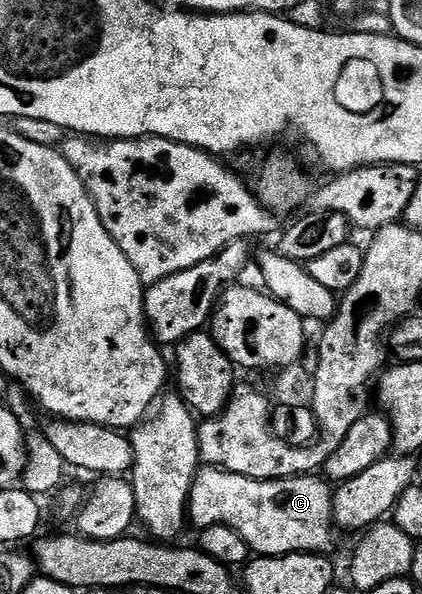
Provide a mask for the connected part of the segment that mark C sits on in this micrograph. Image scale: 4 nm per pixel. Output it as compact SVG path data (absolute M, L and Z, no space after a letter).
M205 466L196 472L192 498L188 500L190 523L196 529L210 525L226 525L246 541L249 552L260 557L294 555L297 553L328 553L336 539L338 528L332 516L333 488L319 474L301 475L294 479L251 479L238 473Z

